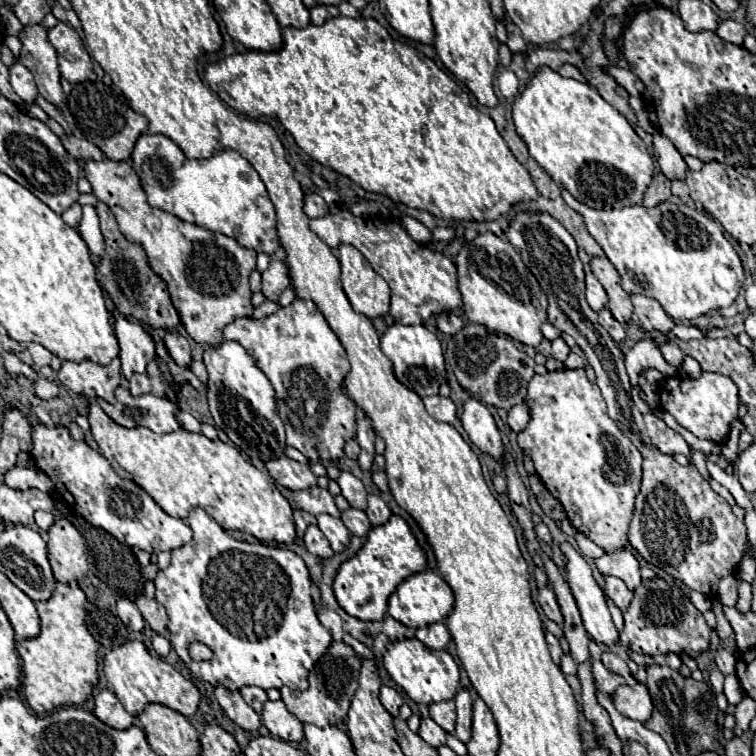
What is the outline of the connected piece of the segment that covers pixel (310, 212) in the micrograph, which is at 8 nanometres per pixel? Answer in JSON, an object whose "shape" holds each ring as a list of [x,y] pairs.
{"shape":[[[310,192],[304,196],[304,214],[308,218],[320,218],[320,216],[326,216],[328,214],[328,204],[326,200],[316,194],[316,192]]]}

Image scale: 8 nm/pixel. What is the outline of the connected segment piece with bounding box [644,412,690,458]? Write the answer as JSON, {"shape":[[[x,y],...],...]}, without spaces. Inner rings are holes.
{"shape":[[[652,412],[644,414],[644,424],[650,434],[652,444],[656,444],[660,448],[660,452],[664,452],[664,454],[680,452],[686,458],[690,458],[690,446],[684,442],[684,438],[678,432],[674,432],[672,428],[668,428],[658,416],[654,416]]]}

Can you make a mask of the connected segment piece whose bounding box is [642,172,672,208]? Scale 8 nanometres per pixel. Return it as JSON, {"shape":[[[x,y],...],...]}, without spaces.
{"shape":[[[658,172],[658,174],[654,176],[652,184],[648,186],[642,204],[648,206],[648,208],[652,208],[652,206],[656,206],[656,204],[660,204],[660,202],[666,202],[670,196],[672,196],[672,194],[670,194],[670,180],[668,180],[662,172]]]}

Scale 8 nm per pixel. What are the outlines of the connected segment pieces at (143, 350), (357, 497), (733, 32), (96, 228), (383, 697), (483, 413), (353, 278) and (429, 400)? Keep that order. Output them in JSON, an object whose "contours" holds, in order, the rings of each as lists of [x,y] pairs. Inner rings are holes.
{"contours":[[[[118,316],[114,332],[120,344],[122,374],[130,378],[134,372],[146,372],[146,364],[154,358],[154,340],[148,330],[140,322]]],[[[342,472],[338,478],[338,486],[340,486],[342,496],[348,500],[352,508],[366,510],[366,490],[364,490],[364,484],[356,476],[352,476],[350,472]]],[[[724,20],[724,22],[718,24],[716,34],[718,34],[724,42],[732,42],[732,44],[740,46],[742,40],[744,40],[744,36],[746,36],[746,30],[744,30],[736,20]]],[[[84,206],[84,216],[80,222],[80,234],[88,246],[88,250],[92,252],[94,258],[102,258],[104,256],[104,238],[100,232],[100,224],[98,224],[98,216],[94,206]]],[[[380,686],[380,702],[384,704],[384,708],[392,714],[392,716],[398,716],[398,708],[404,704],[404,698],[390,686]]],[[[470,398],[464,404],[464,412],[460,420],[474,446],[478,446],[484,454],[490,454],[496,462],[504,460],[504,444],[500,440],[496,422],[482,402]]],[[[350,244],[336,248],[342,266],[344,292],[358,314],[368,318],[384,316],[390,308],[390,288],[386,280],[374,272],[368,260]]],[[[427,396],[424,397],[424,406],[426,406],[426,412],[438,420],[438,422],[446,422],[446,424],[453,425],[457,420],[456,406],[452,404],[452,401],[448,397],[442,396]]]]}

